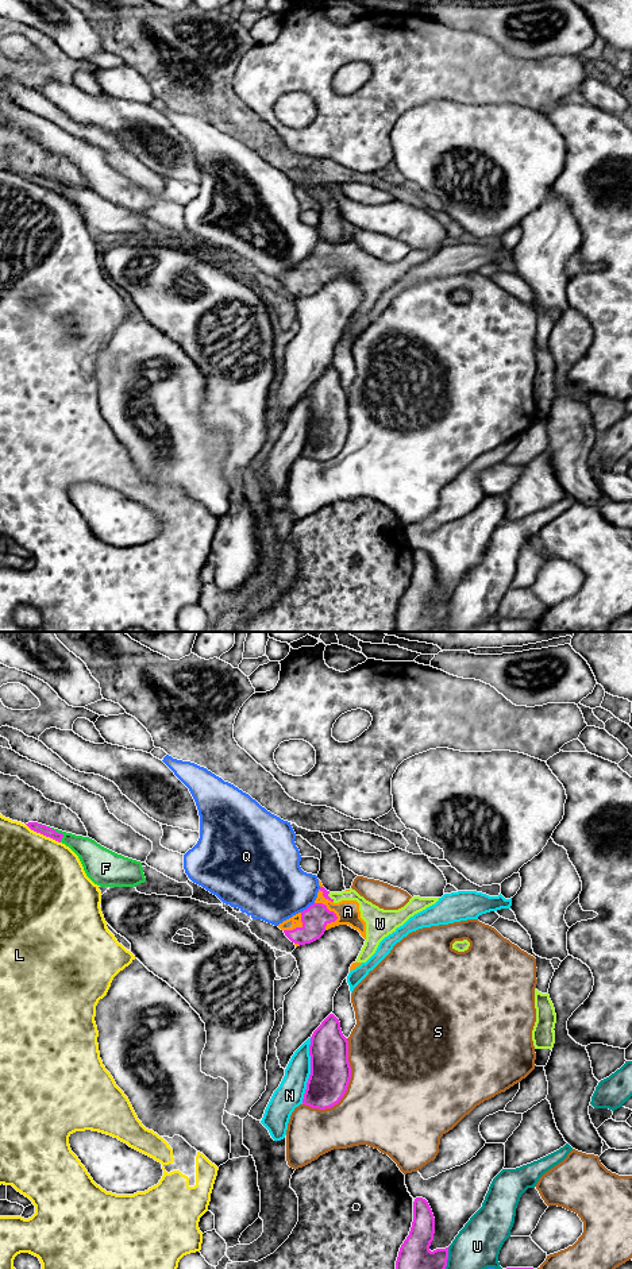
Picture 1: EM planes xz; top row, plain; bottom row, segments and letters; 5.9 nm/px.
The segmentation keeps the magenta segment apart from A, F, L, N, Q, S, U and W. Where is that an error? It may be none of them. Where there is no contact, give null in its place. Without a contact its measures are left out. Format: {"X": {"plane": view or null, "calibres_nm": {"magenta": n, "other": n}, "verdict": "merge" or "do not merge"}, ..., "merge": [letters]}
{"A": {"plane": "xz", "calibres_nm": {"magenta": 160, "other": 140}, "verdict": "merge"}, "F": {"plane": "xz", "calibres_nm": {"magenta": 60, "other": 150}, "verdict": "do not merge"}, "L": {"plane": "xz", "calibres_nm": {"magenta": 60, "other": 480}, "verdict": "do not merge"}, "N": {"plane": "xz", "calibres_nm": {"magenta": 240, "other": 160}, "verdict": "do not merge"}, "Q": {"plane": "xz", "calibres_nm": {"magenta": 160, "other": 400}, "verdict": "do not merge"}, "S": {"plane": "xz", "calibres_nm": {"magenta": 240, "other": 500}, "verdict": "do not merge"}, "U": {"plane": "xz", "calibres_nm": {"magenta": 280, "other": 280}, "verdict": "do not merge"}, "W": {"plane": "xz", "calibres_nm": {"magenta": 40, "other": 100}, "verdict": "merge"}, "merge": ["A", "W"]}

